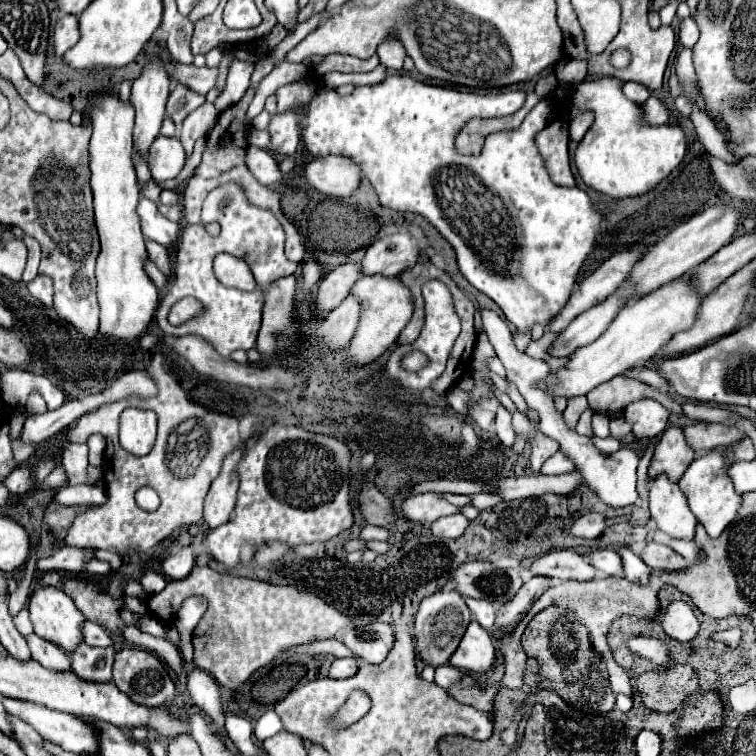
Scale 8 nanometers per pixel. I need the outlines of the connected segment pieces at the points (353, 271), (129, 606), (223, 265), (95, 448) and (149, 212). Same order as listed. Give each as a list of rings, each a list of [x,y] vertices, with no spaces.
[[[344,263],[332,269],[322,281],[316,297],[316,313],[326,315],[330,313],[340,301],[350,293],[352,285],[362,277],[360,263]]]
[[[123,596],[123,601],[127,610],[137,613],[139,615],[148,615],[148,608],[146,604],[142,604],[137,598]]]
[[[228,253],[216,255],[214,273],[216,273],[216,279],[220,283],[224,283],[226,287],[240,289],[240,291],[252,291],[256,287],[250,267],[244,261],[240,261]]]
[[[94,433],[92,437],[88,437],[88,447],[90,447],[90,465],[100,465],[102,457],[104,457],[104,449],[106,449],[106,441],[100,437],[100,433]]]
[[[140,197],[140,203],[136,207],[136,213],[142,221],[142,233],[144,237],[164,245],[164,247],[172,247],[180,235],[180,225],[166,219],[164,215],[160,215],[158,207],[154,201]]]

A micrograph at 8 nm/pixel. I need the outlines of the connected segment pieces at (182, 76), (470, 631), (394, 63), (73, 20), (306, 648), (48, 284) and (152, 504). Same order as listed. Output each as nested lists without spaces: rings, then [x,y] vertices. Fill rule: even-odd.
[[[176,65],[176,71],[172,75],[174,81],[180,81],[184,85],[188,85],[190,89],[194,89],[196,93],[206,95],[214,85],[216,85],[216,77],[220,75],[220,67],[194,67],[194,65]]]
[[[472,621],[450,659],[452,667],[458,667],[472,675],[484,675],[496,665],[496,649],[492,645],[490,633],[480,627],[478,621]]]
[[[384,41],[378,49],[378,57],[380,57],[380,63],[386,65],[388,69],[396,69],[396,71],[402,71],[402,63],[404,63],[404,47],[398,43],[398,41]]]
[[[62,15],[56,23],[56,29],[54,29],[54,49],[56,49],[56,55],[62,57],[80,37],[80,29],[78,29],[78,17],[72,17],[72,15]]]
[[[328,639],[324,641],[315,641],[306,645],[299,645],[288,650],[292,653],[308,653],[310,655],[315,654],[332,654],[337,658],[355,657],[357,658],[347,647],[335,639]]]
[[[36,275],[30,283],[28,283],[28,291],[32,293],[32,297],[36,297],[40,303],[44,305],[52,305],[52,295],[54,295],[54,289],[52,289],[52,279],[48,275]]]
[[[150,487],[138,490],[135,499],[138,506],[144,510],[156,510],[160,504],[158,494]]]

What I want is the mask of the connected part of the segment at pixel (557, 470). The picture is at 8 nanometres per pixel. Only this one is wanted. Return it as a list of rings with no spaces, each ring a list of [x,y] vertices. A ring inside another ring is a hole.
[[[554,453],[542,465],[542,473],[544,475],[560,475],[560,473],[568,473],[572,469],[574,469],[574,465],[572,465],[572,461],[568,461],[568,457],[564,457],[564,453]]]

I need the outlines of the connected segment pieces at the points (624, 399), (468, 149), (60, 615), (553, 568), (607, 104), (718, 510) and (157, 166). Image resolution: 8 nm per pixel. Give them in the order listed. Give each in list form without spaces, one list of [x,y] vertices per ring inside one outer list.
[[[618,375],[614,379],[606,381],[604,385],[598,385],[586,397],[594,411],[604,413],[608,417],[616,417],[622,413],[624,405],[628,405],[630,401],[636,401],[644,395],[652,395],[662,405],[666,405],[672,413],[682,413],[682,407],[676,401],[672,401],[666,393],[658,393],[652,387],[648,387],[636,379],[628,379],[624,375]]]
[[[530,93],[526,97],[526,103],[522,105],[520,111],[508,115],[508,117],[498,117],[498,119],[472,119],[466,123],[466,127],[460,131],[460,135],[456,137],[456,149],[462,155],[476,155],[476,147],[480,149],[480,143],[496,131],[504,131],[504,129],[516,129],[520,127],[522,119],[530,113],[530,109],[538,103],[538,95]]]
[[[36,587],[30,603],[28,603],[28,611],[30,611],[30,619],[34,623],[34,633],[54,645],[58,645],[60,649],[64,649],[66,653],[72,653],[78,649],[78,645],[82,643],[84,635],[82,635],[82,625],[86,621],[86,617],[80,613],[80,609],[76,607],[76,603],[60,589],[56,587]]]
[[[552,551],[548,555],[542,555],[532,565],[534,575],[546,575],[546,577],[558,577],[558,579],[576,579],[576,581],[590,581],[598,573],[596,569],[582,559],[576,551]]]
[[[600,77],[582,81],[572,91],[572,101],[566,119],[580,113],[594,113],[594,123],[578,143],[574,161],[582,181],[614,199],[638,197],[662,181],[674,167],[680,165],[686,153],[686,137],[678,125],[650,125],[644,121],[644,111],[622,93],[618,79]]]
[[[708,451],[706,455],[696,457],[690,463],[690,467],[684,471],[684,475],[680,477],[680,481],[678,481],[680,489],[688,497],[688,505],[692,509],[692,513],[704,525],[706,533],[712,539],[720,537],[720,533],[736,517],[738,507],[740,507],[740,501],[742,501],[740,495],[734,491],[732,479],[726,473],[728,473],[728,457],[724,453],[720,453],[720,451]]]
[[[158,135],[152,147],[148,149],[148,167],[156,183],[174,179],[184,167],[184,161],[186,161],[186,155],[184,155],[182,143],[176,137]]]

